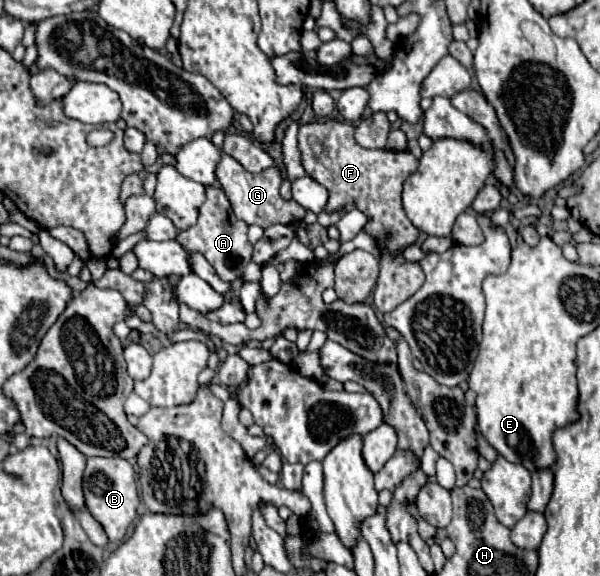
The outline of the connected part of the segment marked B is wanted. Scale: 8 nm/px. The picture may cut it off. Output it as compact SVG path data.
M88 458L82 488L90 514L104 526L108 538L122 540L128 526L136 518L136 508L140 504L132 464L122 458Z

